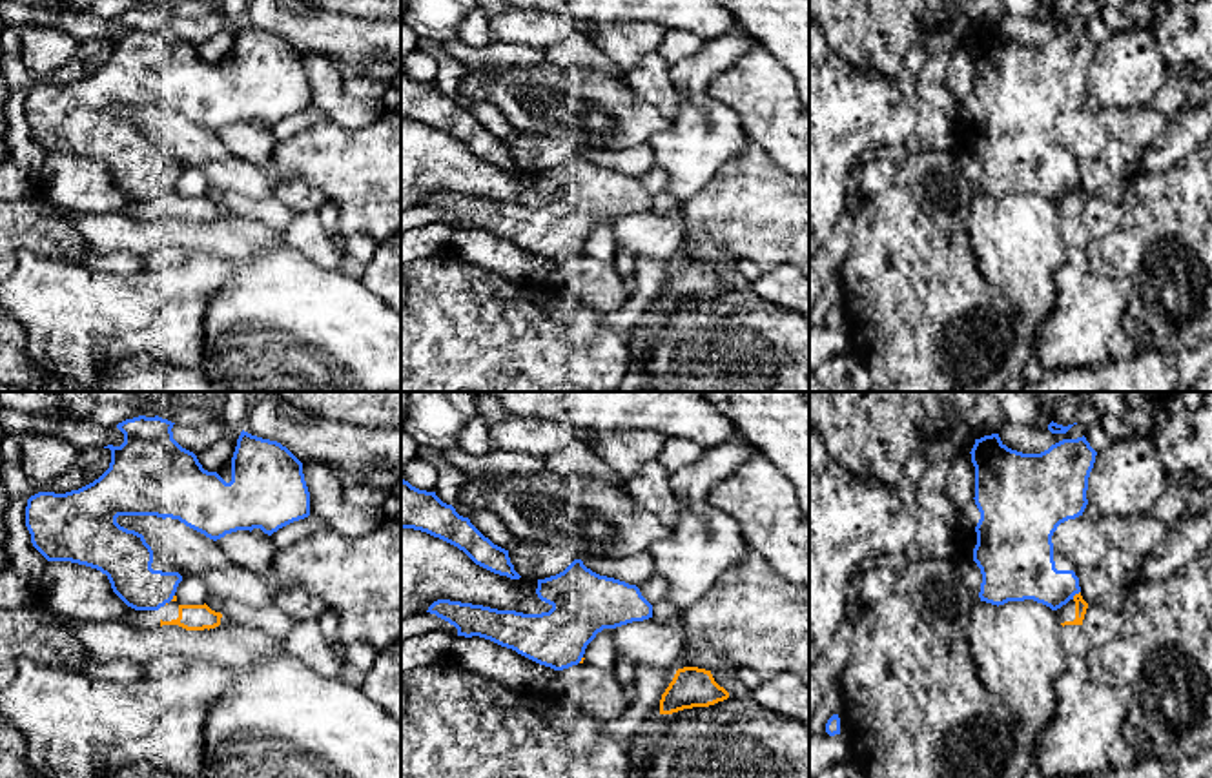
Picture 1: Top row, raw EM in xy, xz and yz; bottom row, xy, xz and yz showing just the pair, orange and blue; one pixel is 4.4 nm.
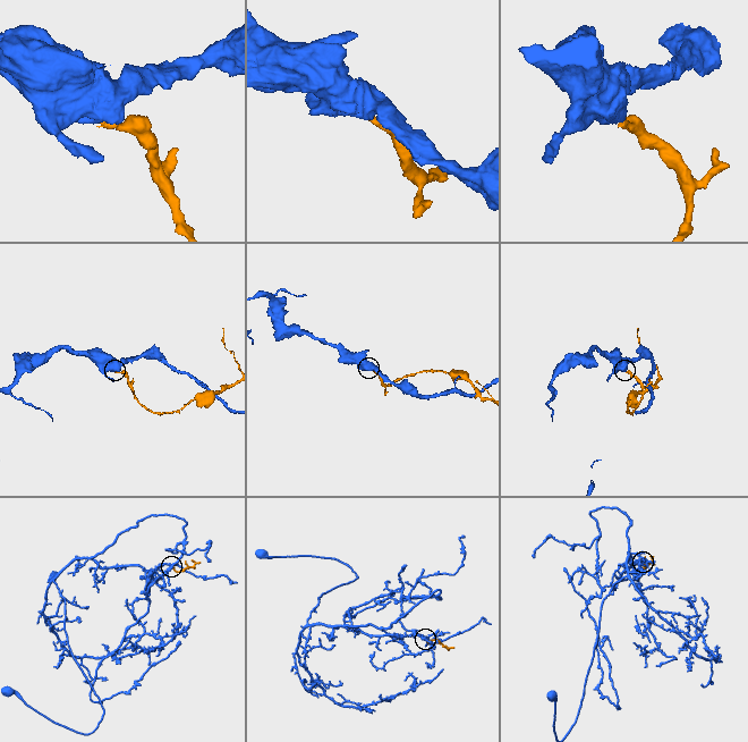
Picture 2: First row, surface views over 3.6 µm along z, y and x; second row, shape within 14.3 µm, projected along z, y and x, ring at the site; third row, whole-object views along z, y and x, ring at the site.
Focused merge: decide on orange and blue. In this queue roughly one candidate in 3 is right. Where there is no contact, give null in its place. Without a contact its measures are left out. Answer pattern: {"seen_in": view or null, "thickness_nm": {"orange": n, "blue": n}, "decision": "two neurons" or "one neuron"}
{"seen_in": "yz", "thickness_nm": {"orange": 60, "blue": 260}, "decision": "two neurons"}

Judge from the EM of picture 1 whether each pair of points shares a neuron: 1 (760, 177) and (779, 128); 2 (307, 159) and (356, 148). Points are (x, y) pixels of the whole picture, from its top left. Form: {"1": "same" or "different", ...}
{"1": "different", "2": "same"}

